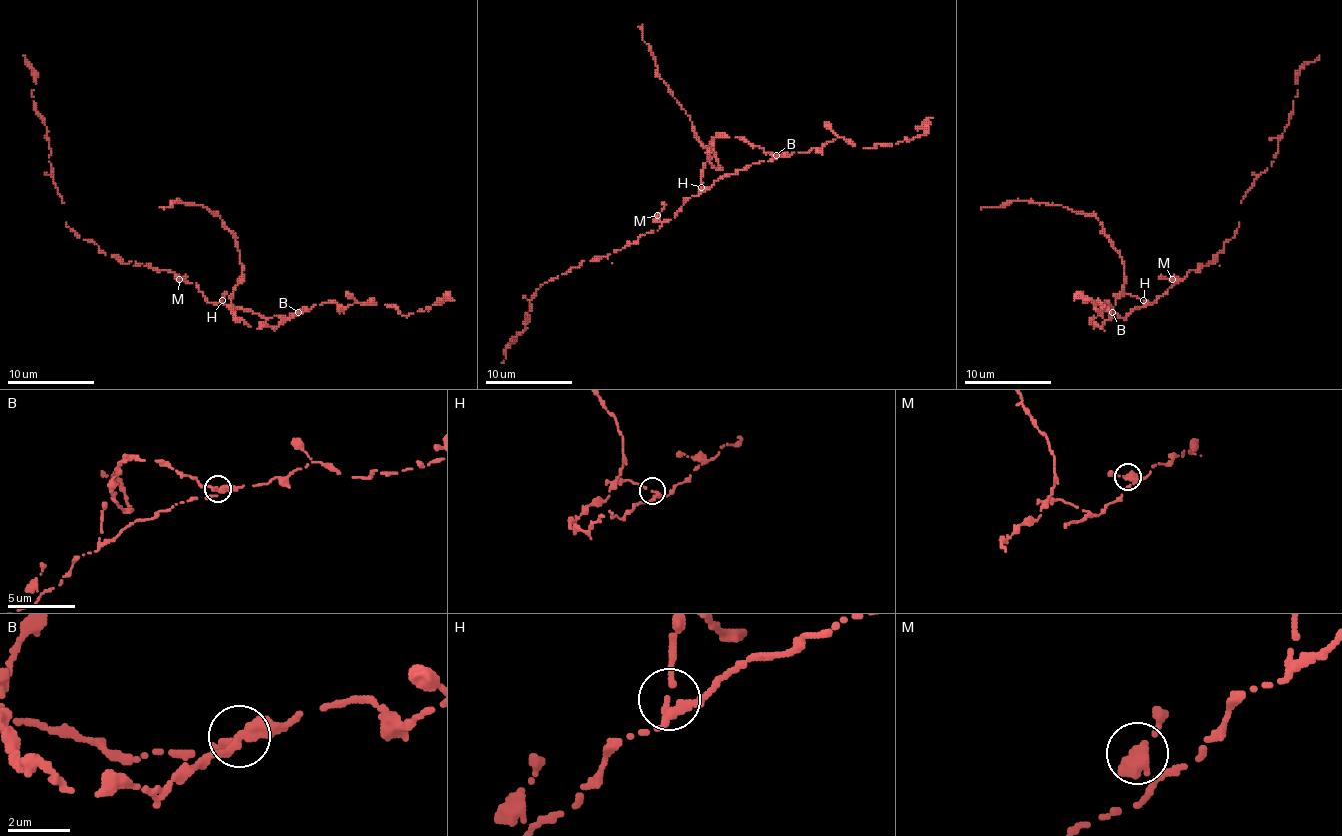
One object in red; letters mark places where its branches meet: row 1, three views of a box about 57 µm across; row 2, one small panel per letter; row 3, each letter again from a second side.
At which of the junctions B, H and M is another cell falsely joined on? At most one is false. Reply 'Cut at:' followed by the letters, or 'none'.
Cut at: B

